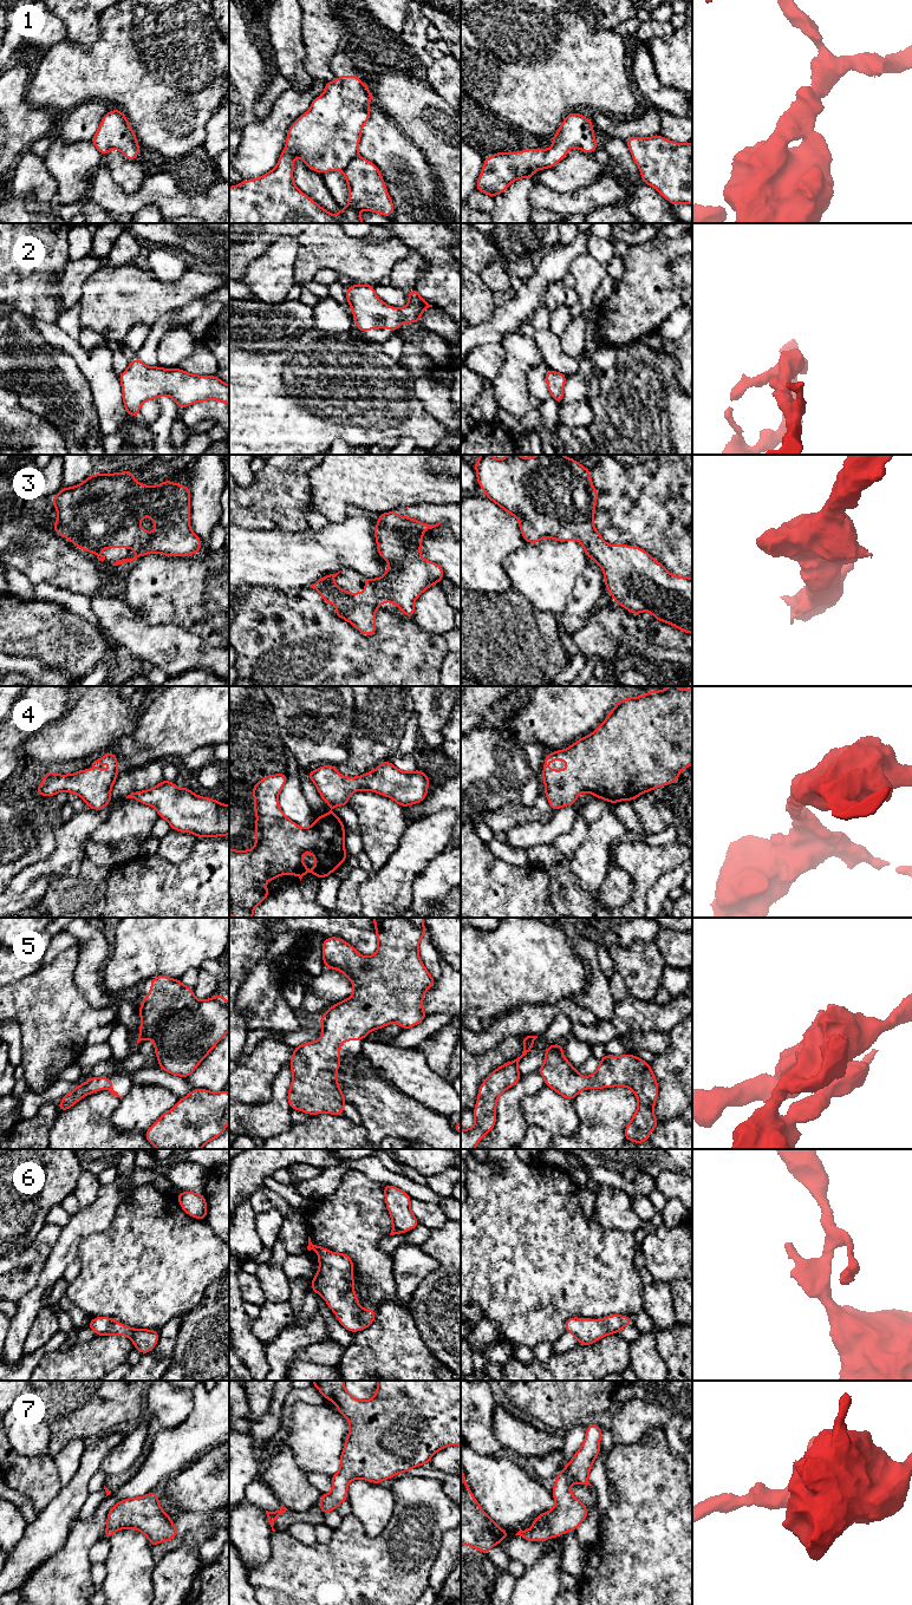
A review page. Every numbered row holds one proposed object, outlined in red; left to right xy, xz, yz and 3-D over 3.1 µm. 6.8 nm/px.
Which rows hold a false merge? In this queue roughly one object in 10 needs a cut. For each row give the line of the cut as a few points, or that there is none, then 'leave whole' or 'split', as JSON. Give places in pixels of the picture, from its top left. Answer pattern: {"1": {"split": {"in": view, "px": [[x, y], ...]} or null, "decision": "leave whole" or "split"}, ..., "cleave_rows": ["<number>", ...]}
{"1": {"split": null, "decision": "leave whole"}, "2": {"split": null, "decision": "leave whole"}, "3": {"split": null, "decision": "leave whole"}, "4": {"split": null, "decision": "leave whole"}, "5": {"split": null, "decision": "leave whole"}, "6": {"split": null, "decision": "leave whole"}, "7": {"split": null, "decision": "leave whole"}, "cleave_rows": []}

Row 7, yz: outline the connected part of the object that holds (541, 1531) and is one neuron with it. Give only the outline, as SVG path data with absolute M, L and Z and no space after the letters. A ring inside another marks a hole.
M589 1424L582 1446L566 1464L566 1468L556 1475L552 1490L555 1507L535 1518L532 1528L520 1529L515 1535L520 1535L528 1541L547 1541L551 1537L558 1538L566 1532L575 1531L587 1518L587 1508L573 1496L571 1485L592 1486L588 1481L588 1474L597 1455L600 1453L600 1438L601 1427Z

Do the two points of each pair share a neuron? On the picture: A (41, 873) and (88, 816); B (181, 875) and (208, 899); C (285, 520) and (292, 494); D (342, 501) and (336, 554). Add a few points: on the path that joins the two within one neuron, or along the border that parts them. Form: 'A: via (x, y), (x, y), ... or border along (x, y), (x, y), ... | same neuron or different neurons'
A: via (56, 859), (70, 845), (71, 836), (77, 830) | same neuron
B: via (188, 882), (201, 895) | same neuron
C: via (287, 514), (287, 500) | same neuron
D: border along (365, 511), (352, 507), (344, 520), (332, 523) | different neurons

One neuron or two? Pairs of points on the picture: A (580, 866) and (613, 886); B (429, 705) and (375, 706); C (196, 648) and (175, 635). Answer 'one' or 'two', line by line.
A: two
B: two
C: one

